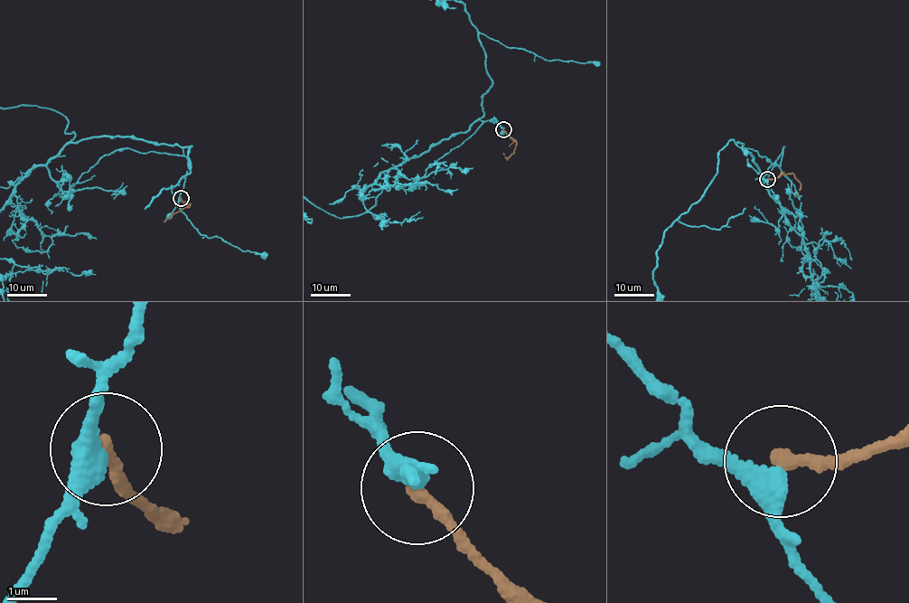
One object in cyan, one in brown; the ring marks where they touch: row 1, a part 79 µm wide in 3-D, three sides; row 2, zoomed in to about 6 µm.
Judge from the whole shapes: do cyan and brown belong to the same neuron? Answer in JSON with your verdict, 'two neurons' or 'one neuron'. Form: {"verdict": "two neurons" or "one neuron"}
{"verdict": "two neurons"}

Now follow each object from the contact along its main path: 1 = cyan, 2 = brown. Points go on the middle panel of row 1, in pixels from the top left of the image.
1: (503, 128), (493, 118), (478, 119), (442, 138), (385, 171), (374, 206), (342, 218)
2: (503, 129), (516, 141), (513, 154), (507, 158), (503, 153)

